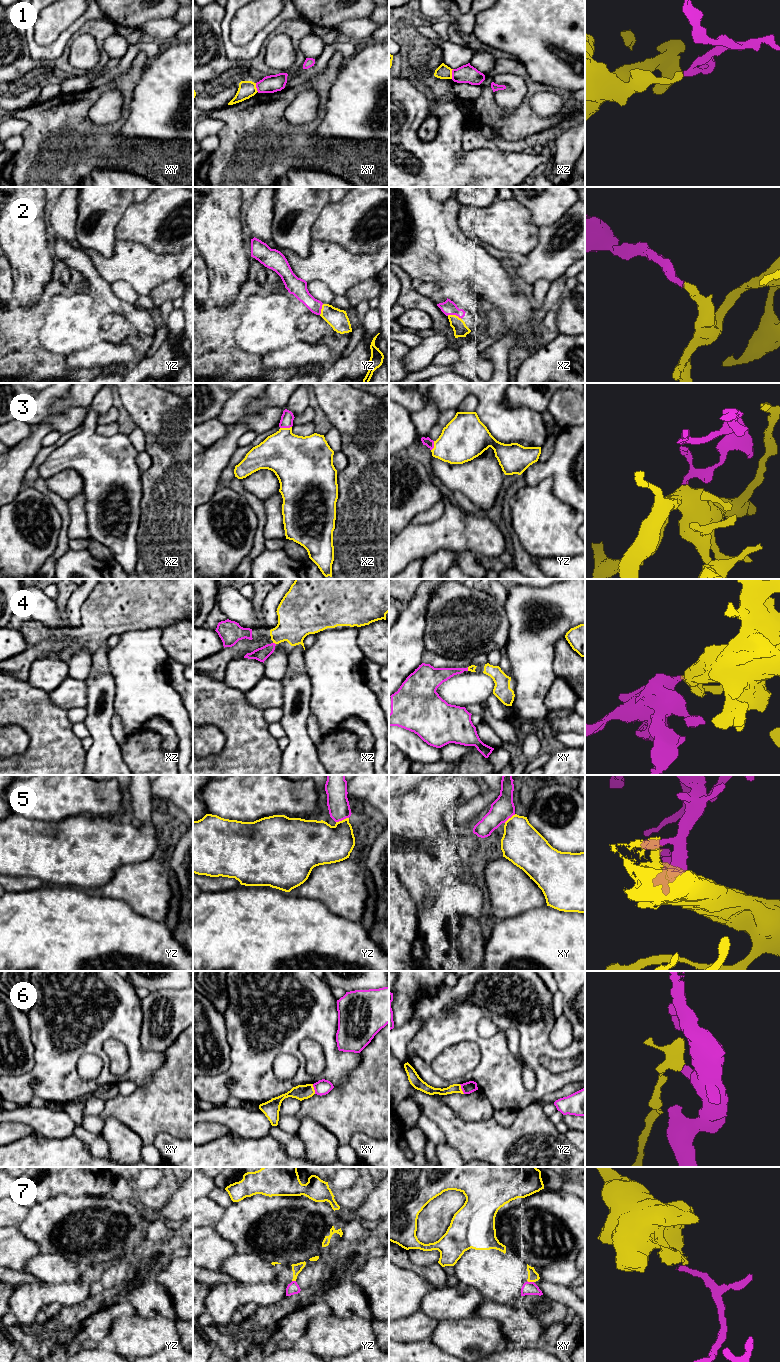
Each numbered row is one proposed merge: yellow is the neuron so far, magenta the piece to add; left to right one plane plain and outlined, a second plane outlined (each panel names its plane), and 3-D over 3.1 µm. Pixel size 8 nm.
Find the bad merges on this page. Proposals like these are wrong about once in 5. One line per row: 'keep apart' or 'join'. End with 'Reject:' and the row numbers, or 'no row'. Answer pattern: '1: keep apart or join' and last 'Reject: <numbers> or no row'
1: keep apart
2: join
3: join
4: join
5: join
6: keep apart
7: keep apart
Reject: 1, 6, 7

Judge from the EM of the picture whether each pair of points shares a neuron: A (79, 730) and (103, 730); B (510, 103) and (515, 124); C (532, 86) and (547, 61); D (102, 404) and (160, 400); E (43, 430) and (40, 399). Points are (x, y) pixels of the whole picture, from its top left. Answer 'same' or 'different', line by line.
A: different
B: different
C: different
D: different
E: different

